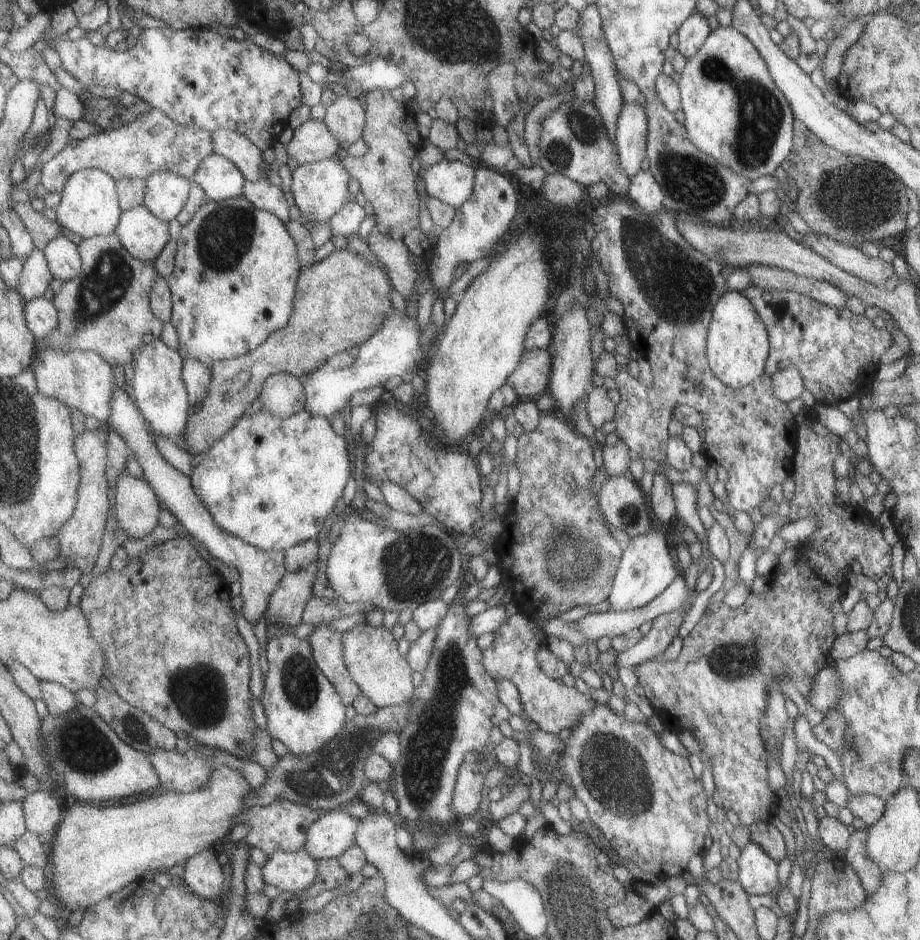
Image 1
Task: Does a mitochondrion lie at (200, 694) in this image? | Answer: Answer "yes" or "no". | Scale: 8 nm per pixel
yes

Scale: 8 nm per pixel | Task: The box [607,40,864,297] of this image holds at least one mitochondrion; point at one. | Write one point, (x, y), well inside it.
(761, 112)

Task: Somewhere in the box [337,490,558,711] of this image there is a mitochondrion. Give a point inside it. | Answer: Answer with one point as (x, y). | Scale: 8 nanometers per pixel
(414, 565)

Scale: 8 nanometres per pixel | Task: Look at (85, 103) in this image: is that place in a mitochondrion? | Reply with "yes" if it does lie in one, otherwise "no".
no

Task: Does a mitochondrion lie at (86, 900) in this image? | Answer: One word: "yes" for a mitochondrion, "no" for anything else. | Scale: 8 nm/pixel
no

